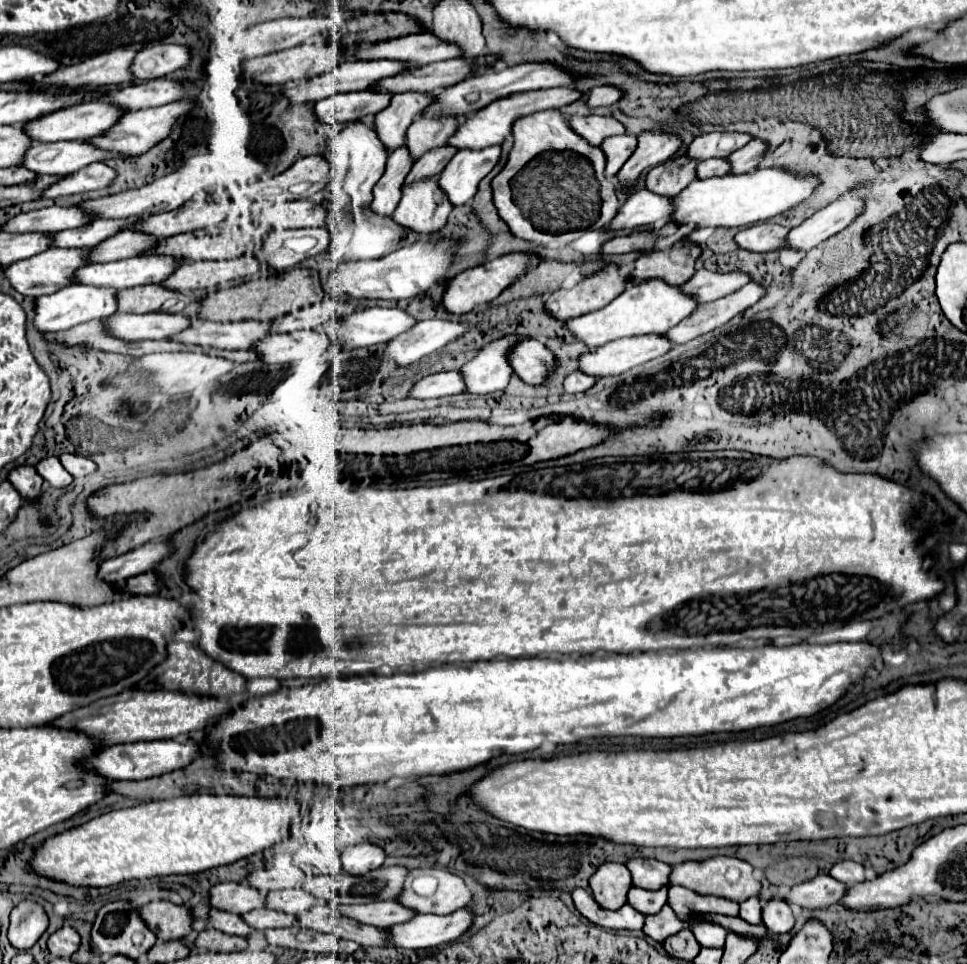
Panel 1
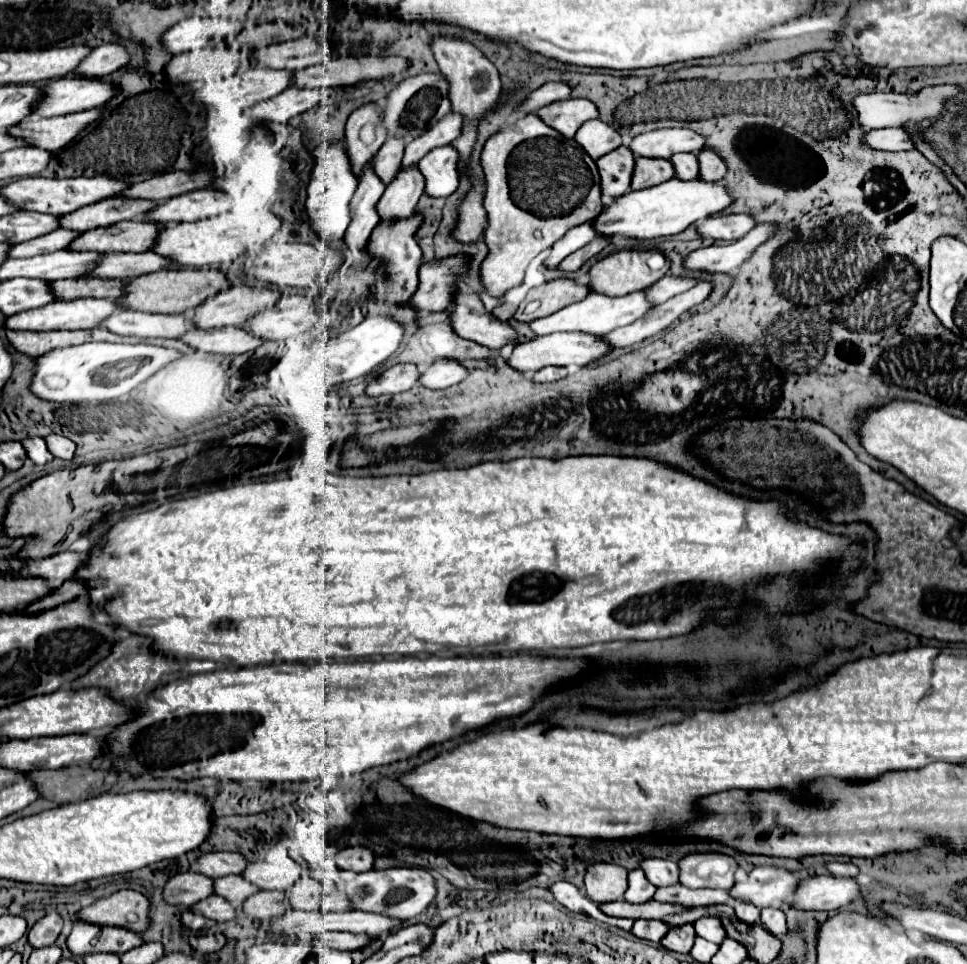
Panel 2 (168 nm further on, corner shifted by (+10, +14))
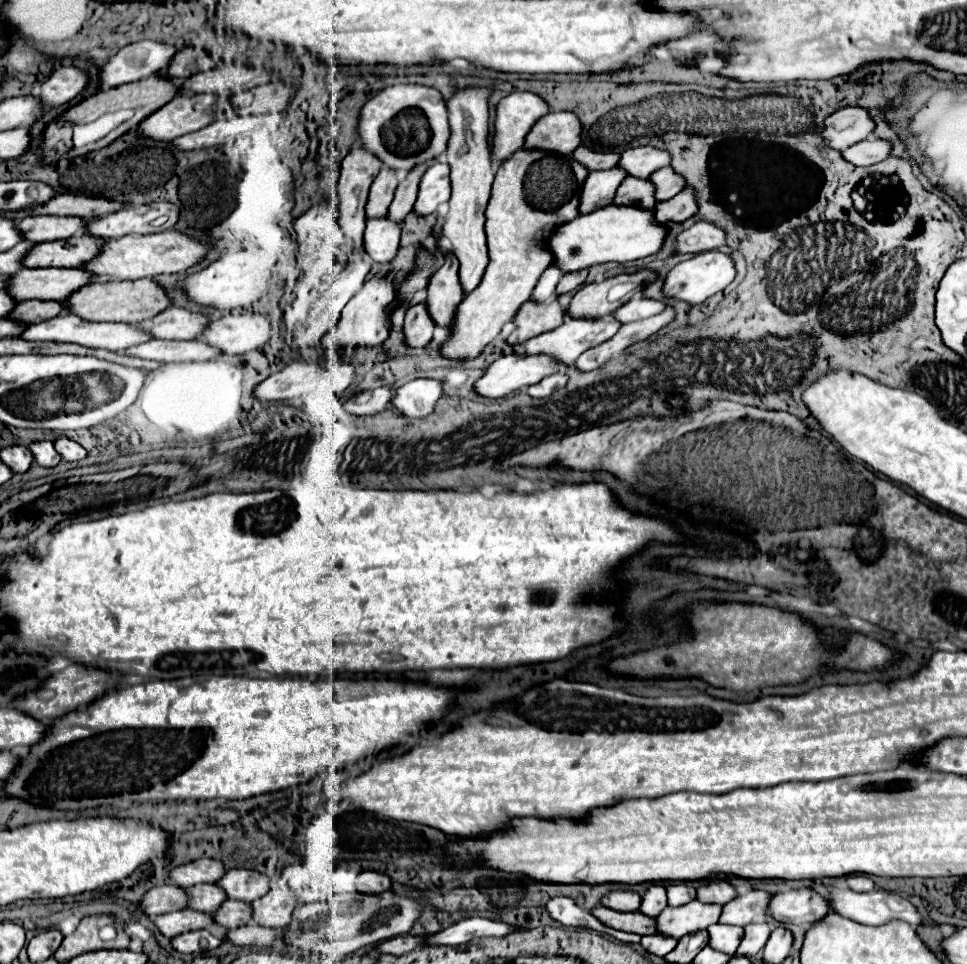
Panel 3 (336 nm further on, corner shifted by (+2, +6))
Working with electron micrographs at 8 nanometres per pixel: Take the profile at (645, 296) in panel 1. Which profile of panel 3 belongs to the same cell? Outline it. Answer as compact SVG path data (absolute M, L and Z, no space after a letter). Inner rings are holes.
M563 320L563 324L551 332L539 334L525 342L527 356L551 356L563 366L575 364L579 354L603 344L619 330L615 320Z

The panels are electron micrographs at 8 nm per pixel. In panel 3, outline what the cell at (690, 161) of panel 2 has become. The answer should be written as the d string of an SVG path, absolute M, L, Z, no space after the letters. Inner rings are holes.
M669 166L667 168L659 168L659 172L653 172L649 180L651 180L651 184L655 184L655 200L657 202L671 200L685 186L685 180L679 174L675 174Z

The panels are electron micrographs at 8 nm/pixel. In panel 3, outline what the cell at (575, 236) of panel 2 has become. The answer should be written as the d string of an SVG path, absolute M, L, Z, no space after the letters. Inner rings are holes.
M549 266L549 268L541 274L541 278L539 278L539 282L537 282L537 286L535 286L535 290L533 290L533 294L531 294L529 300L541 302L541 304L549 302L549 300L555 296L555 286L557 286L557 282L559 282L561 276L563 276L561 270L557 270L555 266Z

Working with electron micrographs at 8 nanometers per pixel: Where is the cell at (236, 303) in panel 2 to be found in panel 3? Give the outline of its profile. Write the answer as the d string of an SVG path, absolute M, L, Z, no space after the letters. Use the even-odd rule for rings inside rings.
M167 308L159 312L159 316L139 322L137 328L151 334L151 338L167 338L167 340L193 340L205 326L209 318L203 314L193 314L183 308Z

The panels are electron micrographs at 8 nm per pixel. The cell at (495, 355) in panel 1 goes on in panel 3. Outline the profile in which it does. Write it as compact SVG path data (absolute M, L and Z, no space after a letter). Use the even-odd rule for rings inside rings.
M411 380L395 390L389 408L403 418L425 418L433 412L441 396L441 384L437 380Z

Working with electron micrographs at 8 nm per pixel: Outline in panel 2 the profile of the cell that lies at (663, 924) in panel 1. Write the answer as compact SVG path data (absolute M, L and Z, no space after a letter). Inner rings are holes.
M635 920L631 932L637 938L649 940L649 942L659 942L667 934L667 930L669 930L669 926L663 924L661 920Z

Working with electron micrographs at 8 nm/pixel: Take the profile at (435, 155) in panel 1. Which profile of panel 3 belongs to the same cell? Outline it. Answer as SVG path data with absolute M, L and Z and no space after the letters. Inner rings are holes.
M389 218L367 220L365 228L365 250L375 262L391 262L399 250L401 226L393 224Z

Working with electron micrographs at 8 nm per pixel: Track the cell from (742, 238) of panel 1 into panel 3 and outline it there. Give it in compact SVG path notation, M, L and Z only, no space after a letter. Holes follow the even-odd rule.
M697 222L675 238L673 254L701 254L725 246L725 232L709 222Z

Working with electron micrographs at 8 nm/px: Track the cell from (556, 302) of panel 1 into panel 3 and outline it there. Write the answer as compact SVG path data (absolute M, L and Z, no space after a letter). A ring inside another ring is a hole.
M553 300L549 304L535 304L535 302L525 302L519 312L515 314L515 330L507 338L511 346L523 344L533 336L539 336L543 332L549 332L557 326L563 324L565 318L565 308Z

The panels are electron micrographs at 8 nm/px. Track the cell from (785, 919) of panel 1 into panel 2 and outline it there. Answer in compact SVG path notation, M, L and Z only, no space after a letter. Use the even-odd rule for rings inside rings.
M763 908L761 910L761 924L775 936L781 936L787 932L785 914L783 914L783 910L777 910L777 908Z

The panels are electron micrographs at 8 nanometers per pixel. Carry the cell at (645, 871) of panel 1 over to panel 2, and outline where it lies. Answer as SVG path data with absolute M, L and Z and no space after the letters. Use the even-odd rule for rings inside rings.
M645 858L639 868L645 872L647 880L655 886L669 886L679 882L679 868L675 862L665 858Z

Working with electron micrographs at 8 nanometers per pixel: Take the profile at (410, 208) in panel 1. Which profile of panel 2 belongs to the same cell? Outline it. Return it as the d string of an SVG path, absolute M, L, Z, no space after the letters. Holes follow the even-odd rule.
M413 212L413 216L409 220L385 220L385 222L379 222L379 226L375 228L375 232L371 234L369 238L369 254L371 256L379 256L385 260L385 274L387 274L387 280L377 284L375 288L375 296L379 300L385 300L385 302L393 302L393 304L407 304L409 302L409 290L417 290L417 270L421 266L421 248L417 244L417 230L421 228L425 216L421 212Z

